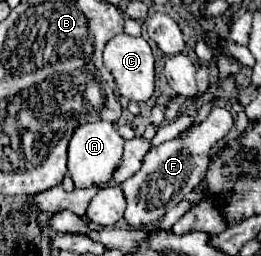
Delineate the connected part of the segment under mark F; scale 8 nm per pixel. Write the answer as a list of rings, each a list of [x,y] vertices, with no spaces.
[[[212,108],[206,122],[192,128],[190,132],[182,132],[178,138],[174,138],[170,142],[164,142],[164,144],[152,148],[144,156],[142,168],[132,178],[122,182],[122,192],[124,192],[126,204],[128,204],[126,212],[124,212],[124,222],[134,230],[150,228],[168,210],[172,210],[176,204],[180,204],[184,200],[184,196],[188,192],[192,192],[196,188],[196,184],[200,182],[200,178],[204,176],[206,164],[210,162],[212,146],[228,134],[232,124],[234,124],[234,118],[226,108]]]

